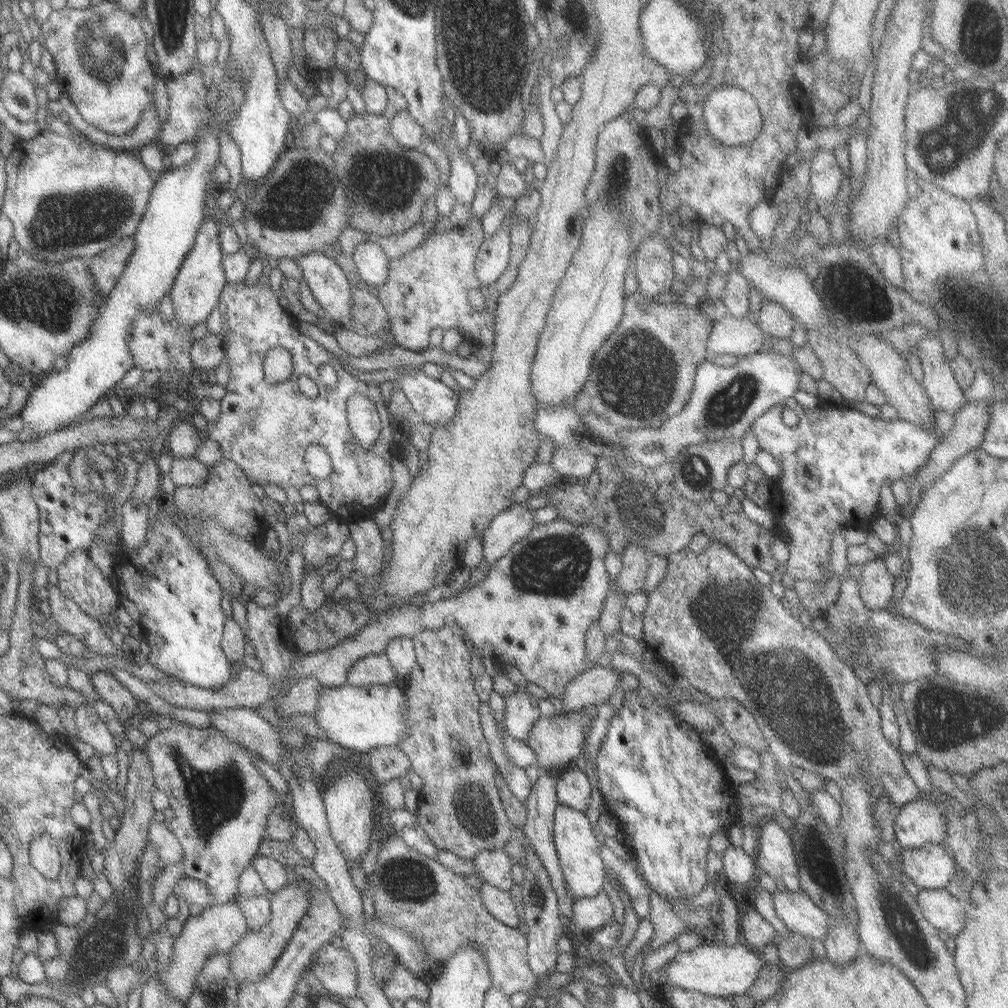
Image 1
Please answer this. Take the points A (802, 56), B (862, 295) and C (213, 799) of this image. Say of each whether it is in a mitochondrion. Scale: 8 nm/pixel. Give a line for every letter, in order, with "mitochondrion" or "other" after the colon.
A: other
B: mitochondrion
C: mitochondrion

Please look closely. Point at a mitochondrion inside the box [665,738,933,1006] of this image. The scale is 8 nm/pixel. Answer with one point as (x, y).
(902, 930)

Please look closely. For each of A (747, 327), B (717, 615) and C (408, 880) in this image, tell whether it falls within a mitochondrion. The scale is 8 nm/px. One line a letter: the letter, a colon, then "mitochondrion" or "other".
A: other
B: mitochondrion
C: mitochondrion

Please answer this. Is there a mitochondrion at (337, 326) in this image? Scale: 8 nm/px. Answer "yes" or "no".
no

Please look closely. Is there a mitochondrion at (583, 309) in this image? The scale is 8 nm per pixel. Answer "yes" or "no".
no

